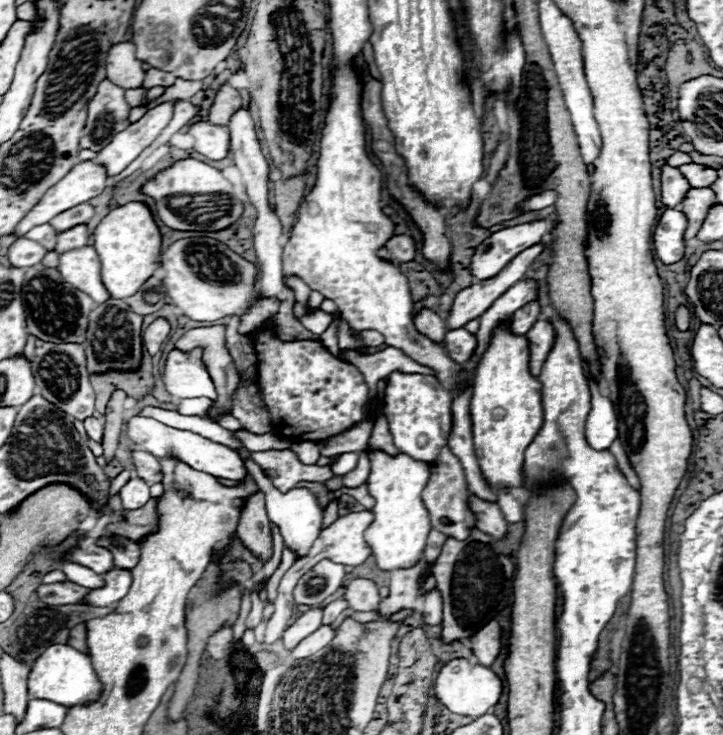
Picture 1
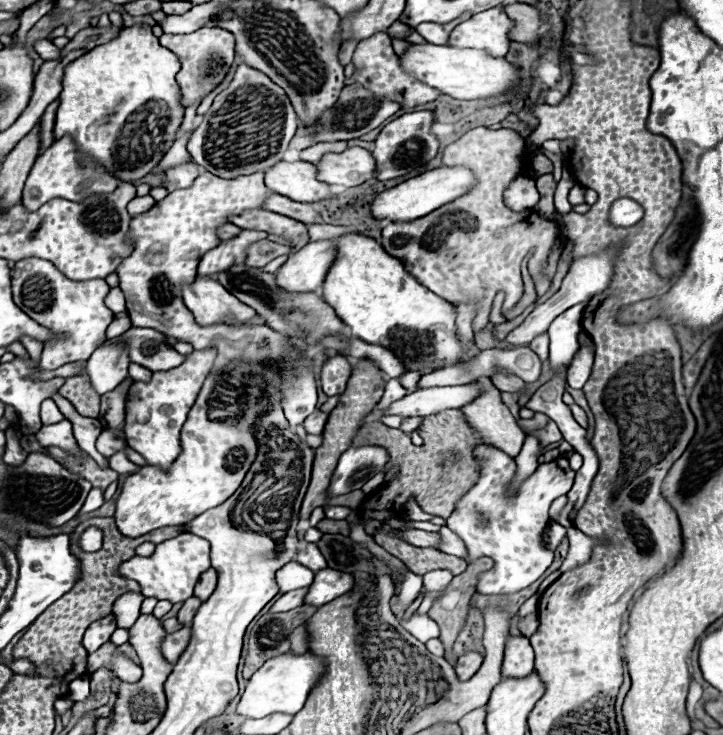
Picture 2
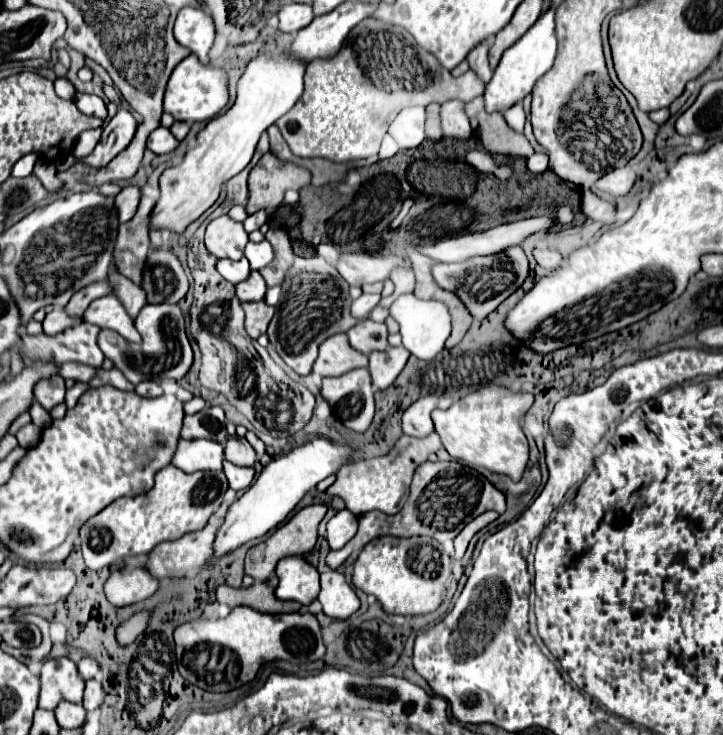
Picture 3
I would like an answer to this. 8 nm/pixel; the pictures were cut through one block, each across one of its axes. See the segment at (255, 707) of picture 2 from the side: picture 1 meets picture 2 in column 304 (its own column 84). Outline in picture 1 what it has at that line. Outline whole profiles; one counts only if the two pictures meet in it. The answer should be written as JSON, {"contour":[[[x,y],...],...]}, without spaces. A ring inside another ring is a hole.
{"contour":[[[52,644],[46,648],[38,660],[34,660],[34,666],[28,674],[28,694],[30,698],[40,698],[40,700],[50,700],[62,706],[74,706],[86,700],[96,700],[100,696],[102,684],[98,682],[90,656],[82,654],[80,650],[74,650],[72,646],[66,644]]]}

